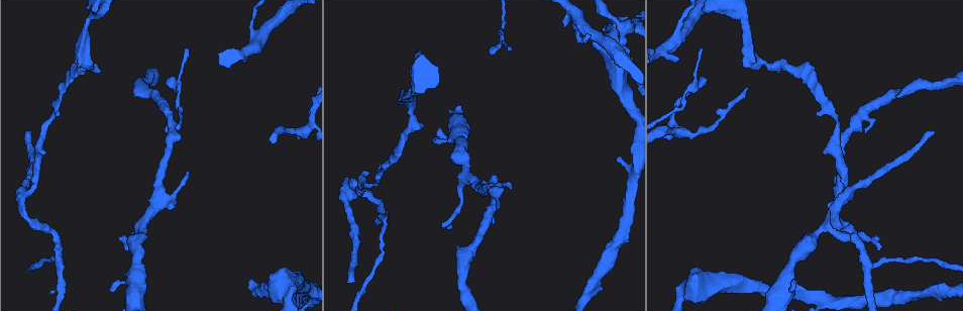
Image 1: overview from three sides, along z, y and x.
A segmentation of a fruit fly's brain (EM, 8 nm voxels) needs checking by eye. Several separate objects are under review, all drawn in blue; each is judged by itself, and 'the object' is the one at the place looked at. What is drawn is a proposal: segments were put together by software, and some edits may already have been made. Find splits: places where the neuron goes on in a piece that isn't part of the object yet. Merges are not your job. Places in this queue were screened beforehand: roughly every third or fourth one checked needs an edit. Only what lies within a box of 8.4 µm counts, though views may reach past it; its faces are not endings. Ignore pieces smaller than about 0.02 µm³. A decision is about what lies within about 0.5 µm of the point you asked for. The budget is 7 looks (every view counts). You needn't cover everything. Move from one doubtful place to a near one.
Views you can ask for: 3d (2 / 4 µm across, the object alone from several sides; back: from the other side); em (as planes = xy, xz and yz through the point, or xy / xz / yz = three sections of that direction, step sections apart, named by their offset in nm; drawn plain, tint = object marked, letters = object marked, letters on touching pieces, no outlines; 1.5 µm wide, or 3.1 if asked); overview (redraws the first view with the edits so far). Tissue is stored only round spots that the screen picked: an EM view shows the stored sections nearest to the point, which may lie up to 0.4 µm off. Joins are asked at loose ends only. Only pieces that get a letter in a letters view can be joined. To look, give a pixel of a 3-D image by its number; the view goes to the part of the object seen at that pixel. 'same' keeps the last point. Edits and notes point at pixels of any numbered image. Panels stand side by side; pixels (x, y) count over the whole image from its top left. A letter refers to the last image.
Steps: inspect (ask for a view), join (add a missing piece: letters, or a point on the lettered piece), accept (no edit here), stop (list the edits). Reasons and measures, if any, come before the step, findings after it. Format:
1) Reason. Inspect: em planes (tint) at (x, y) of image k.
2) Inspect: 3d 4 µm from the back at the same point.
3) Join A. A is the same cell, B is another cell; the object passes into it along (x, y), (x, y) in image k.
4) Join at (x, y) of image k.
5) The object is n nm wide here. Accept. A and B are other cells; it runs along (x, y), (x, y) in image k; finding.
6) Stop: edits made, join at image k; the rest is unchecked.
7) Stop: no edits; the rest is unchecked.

Branch stops here. Inspect: 3d 4 µm at (881, 246) of image 1.

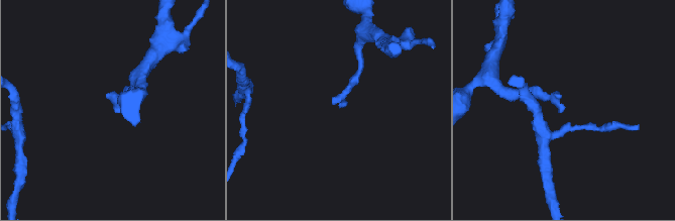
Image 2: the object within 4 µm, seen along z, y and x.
Inspect: em planes (letters) at (339, 106) of image 2.

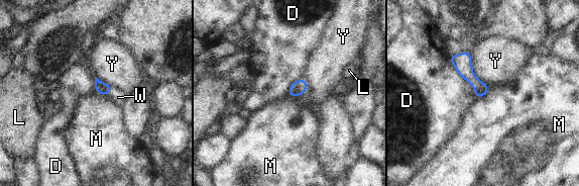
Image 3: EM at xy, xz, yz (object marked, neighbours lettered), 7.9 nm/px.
Join W. W is the same cell, D, L, M and Y are other cells; the object passes into it along (102, 88), (109, 90), (118, 97) in image 3; it goes on there.

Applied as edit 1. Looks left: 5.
See it whole again. Inspect: overview.

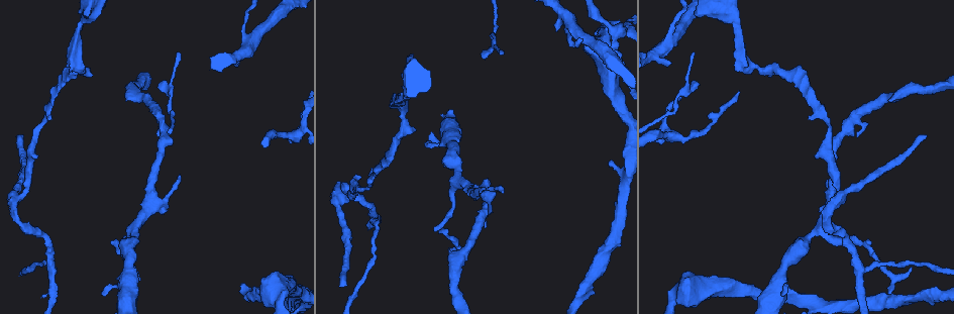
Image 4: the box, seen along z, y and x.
An open end. Inspect: em planes (plain) at (20, 138) of image 4.

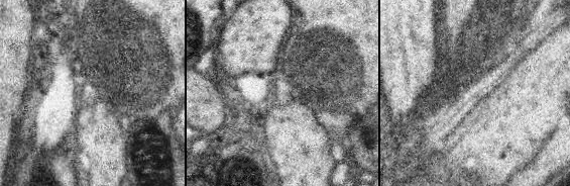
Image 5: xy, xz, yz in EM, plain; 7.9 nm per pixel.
What lies round it. Inspect: em planes (letters) at the same point.

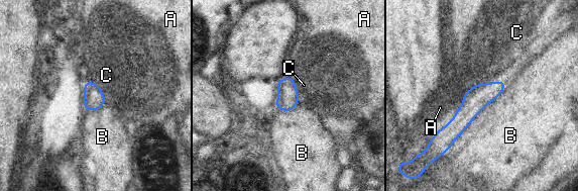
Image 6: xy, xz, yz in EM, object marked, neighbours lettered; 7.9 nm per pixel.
The object is 160 nm wide here. Accept. A, B and C are other cells; a border runs along (500, 80), (477, 83), (475, 85) in image 6; none of them fits.

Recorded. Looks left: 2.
Branch stops here. Inspect: em planes (letters) at (79, 65) of image 4.

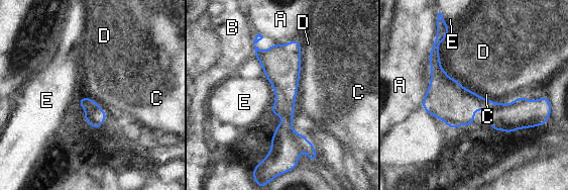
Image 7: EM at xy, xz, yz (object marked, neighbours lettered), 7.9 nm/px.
The longest contact is with C, 700 nm. Accept. A, B, C, D and E are other cells; it runs along (438, 39), (437, 74), (464, 102), (518, 105) in image 7; none of them fits.

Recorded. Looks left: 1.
Stop: edits made, join at image 3; the rest is unchecked.

